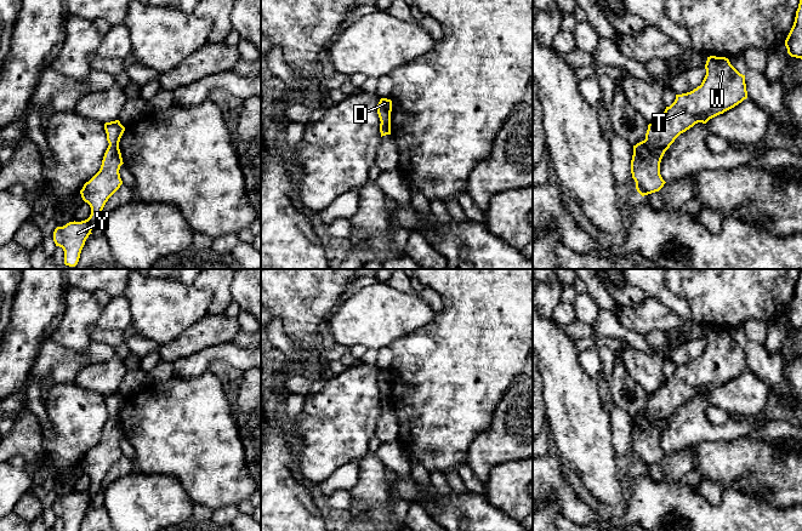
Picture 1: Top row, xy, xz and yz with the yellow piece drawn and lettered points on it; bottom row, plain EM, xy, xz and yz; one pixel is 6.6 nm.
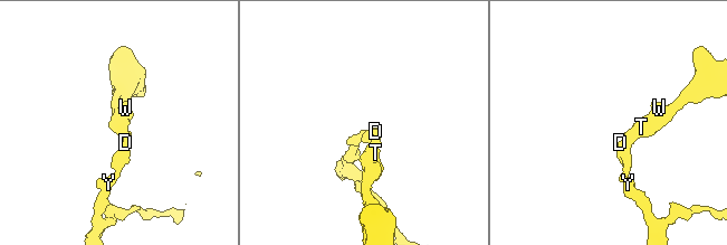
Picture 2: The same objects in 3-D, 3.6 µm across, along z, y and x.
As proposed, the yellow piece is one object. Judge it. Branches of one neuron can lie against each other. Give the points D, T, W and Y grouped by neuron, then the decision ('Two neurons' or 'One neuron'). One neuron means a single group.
Groups: D T W Y. One neuron

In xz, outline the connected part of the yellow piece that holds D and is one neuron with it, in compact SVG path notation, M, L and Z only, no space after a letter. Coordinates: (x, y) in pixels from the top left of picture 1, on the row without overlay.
M381 370L377 376L377 386L380 389L380 404L381 409L391 406L391 383L392 383L392 372L387 370Z

